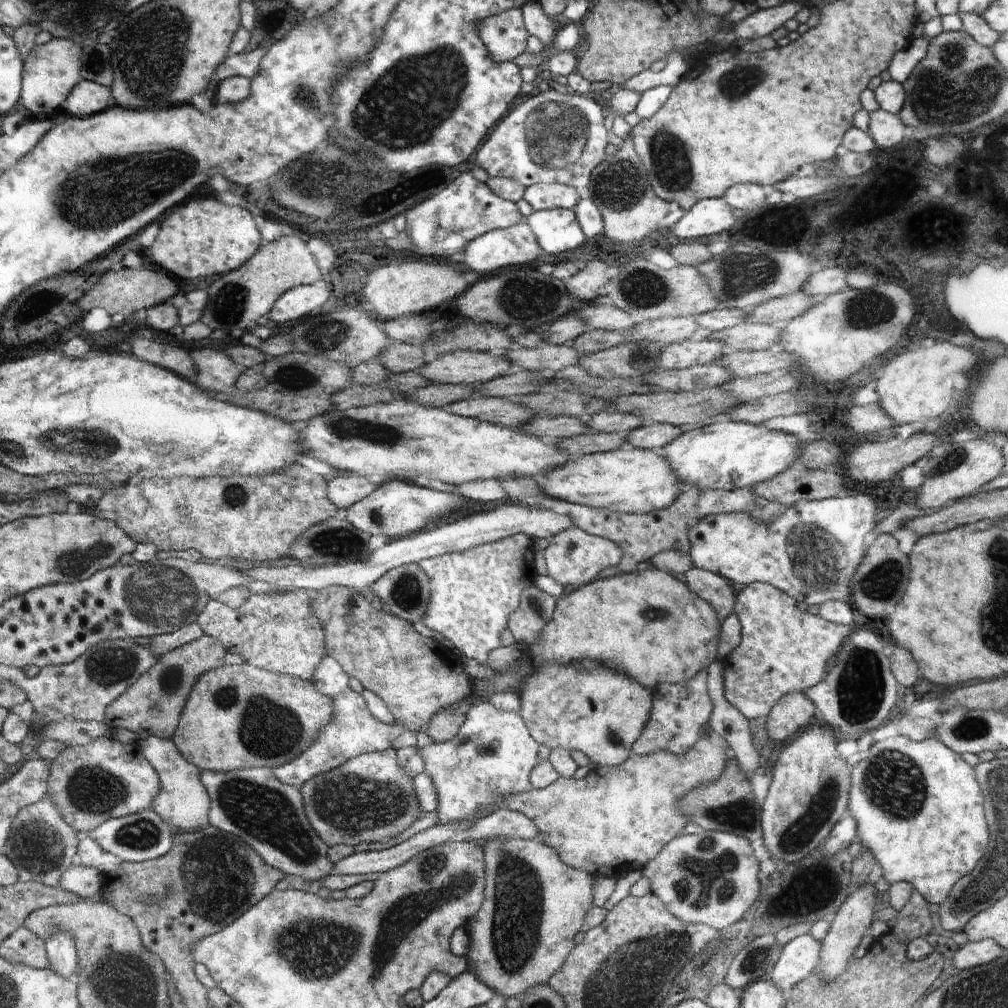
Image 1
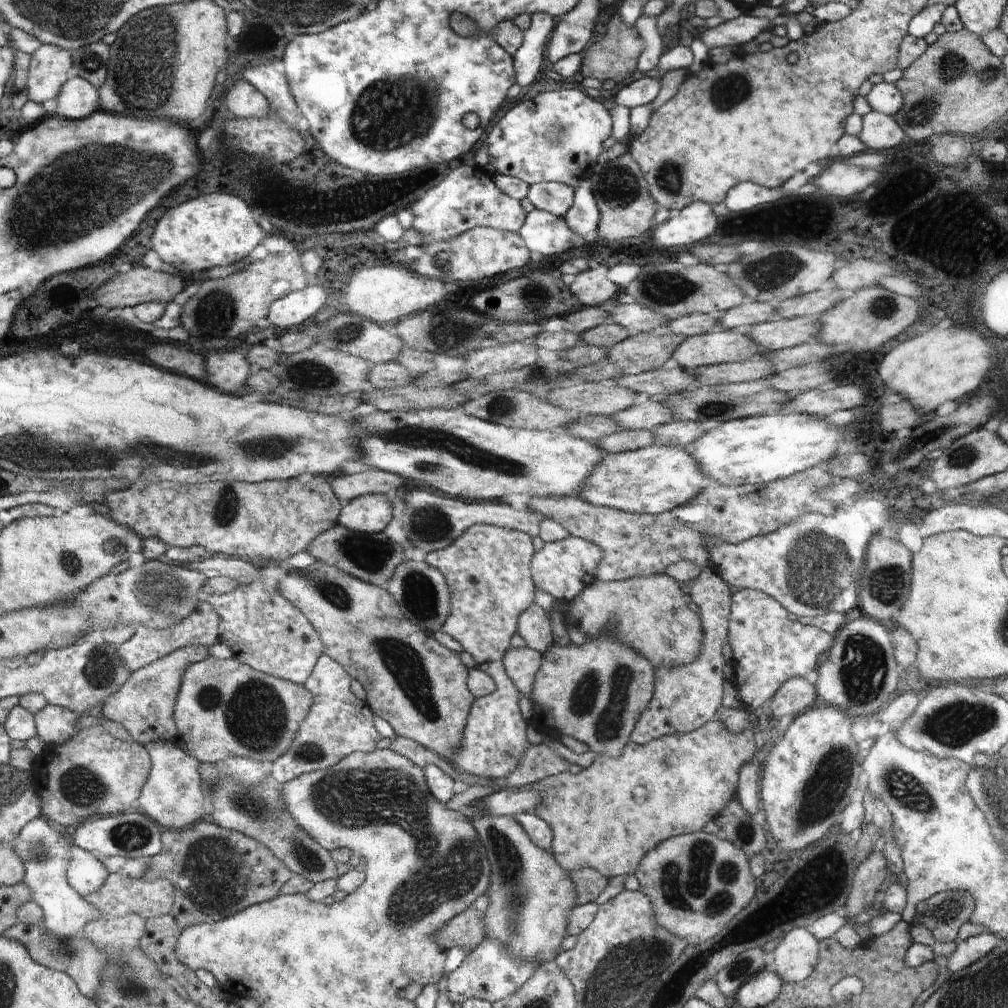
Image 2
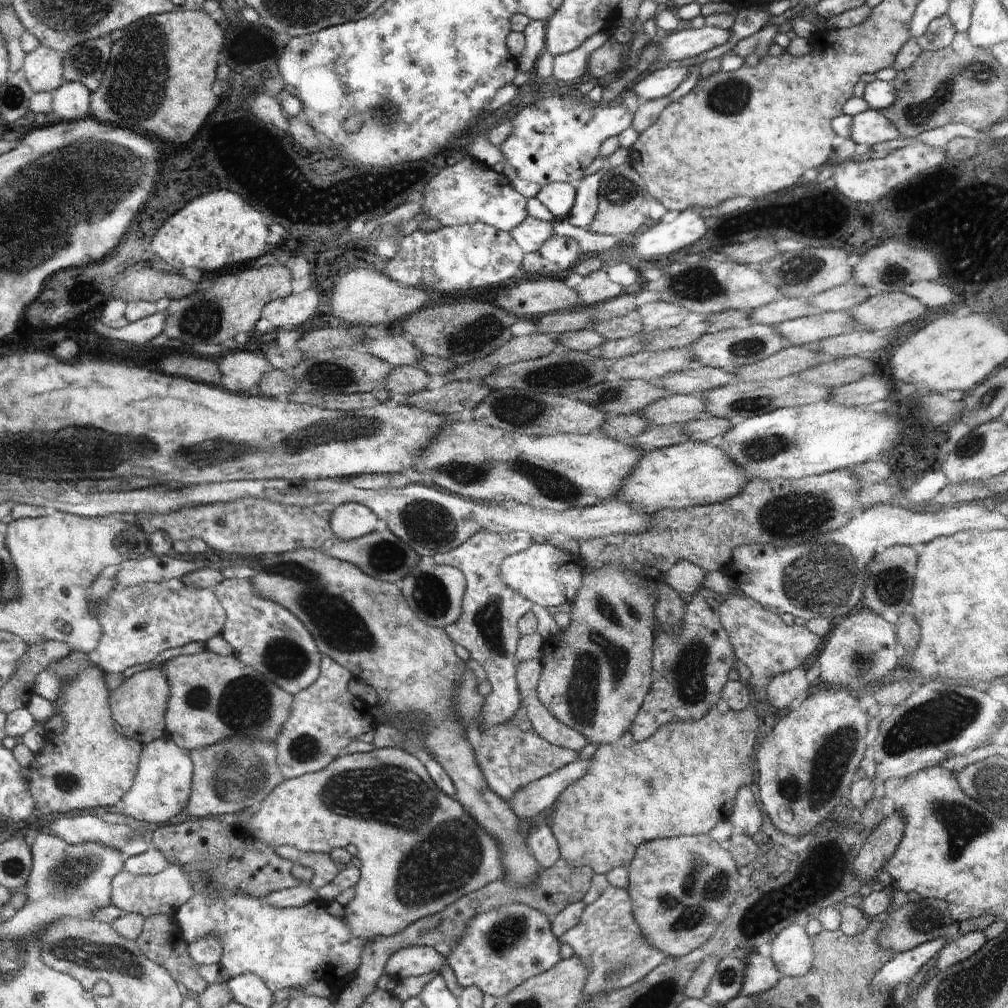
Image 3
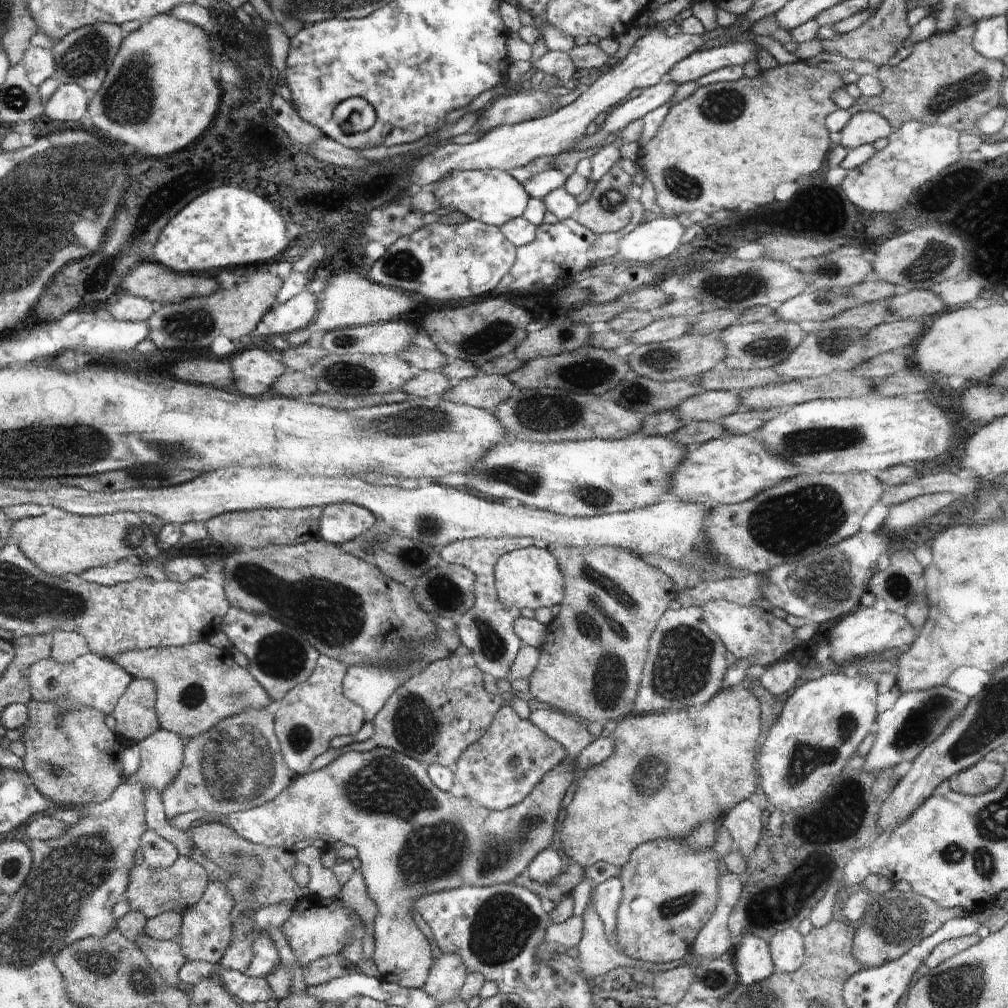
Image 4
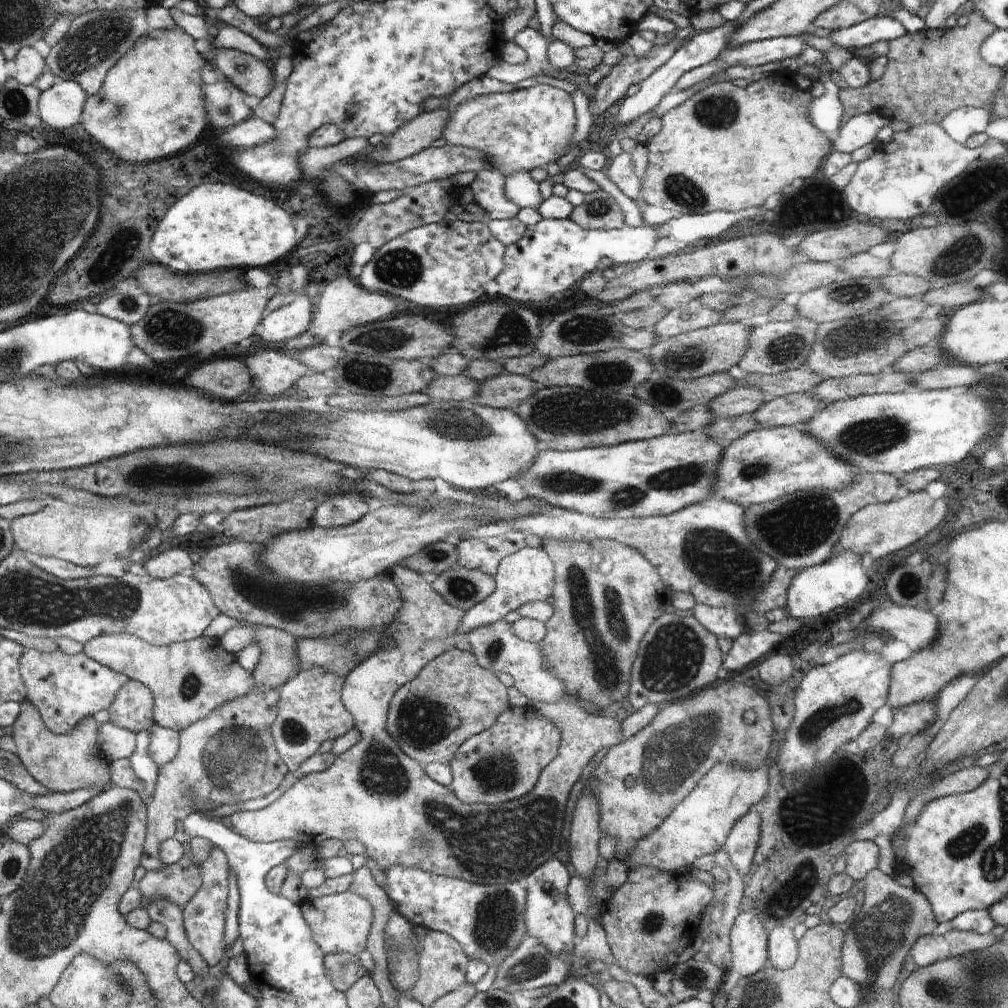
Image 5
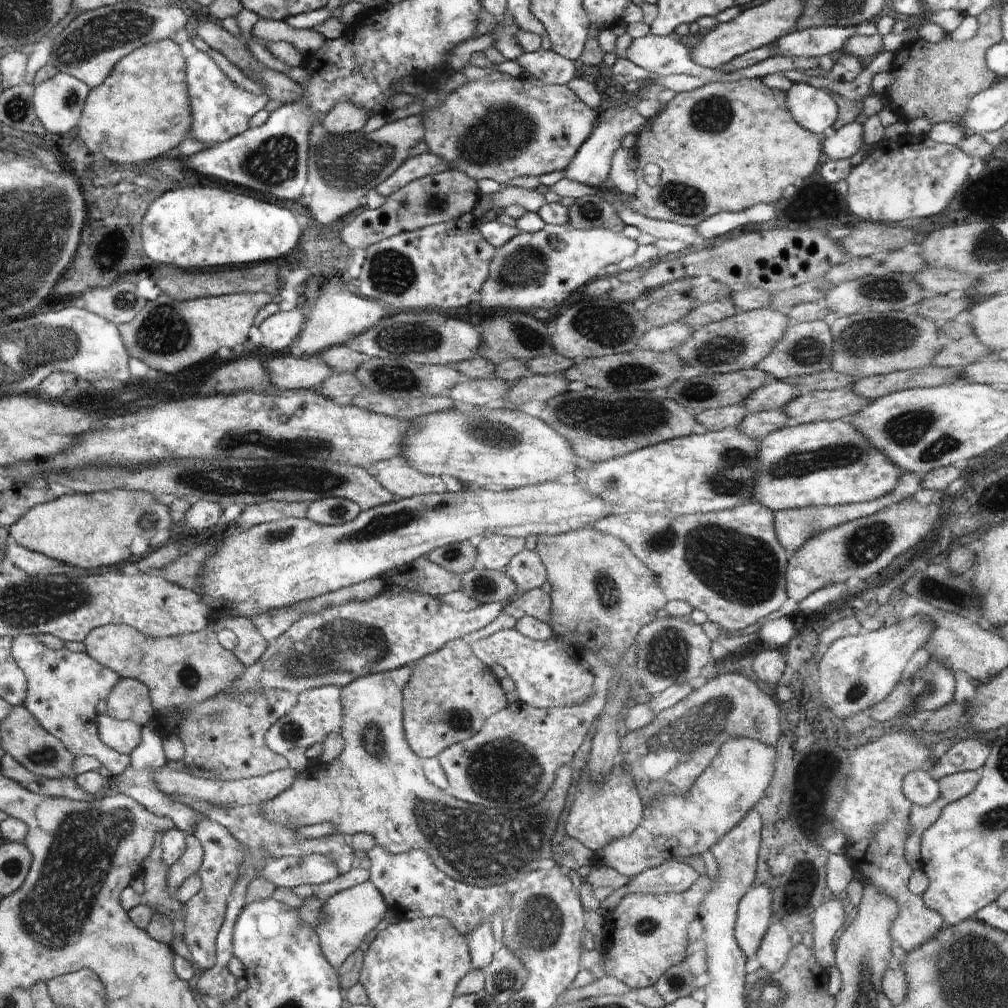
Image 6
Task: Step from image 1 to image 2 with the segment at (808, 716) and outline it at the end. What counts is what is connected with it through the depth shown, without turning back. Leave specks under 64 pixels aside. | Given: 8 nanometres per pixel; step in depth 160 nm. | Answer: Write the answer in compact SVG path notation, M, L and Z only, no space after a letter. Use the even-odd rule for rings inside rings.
M792 677L774 693L768 705L775 718L781 718L785 714L815 709L820 704L815 686L805 678Z

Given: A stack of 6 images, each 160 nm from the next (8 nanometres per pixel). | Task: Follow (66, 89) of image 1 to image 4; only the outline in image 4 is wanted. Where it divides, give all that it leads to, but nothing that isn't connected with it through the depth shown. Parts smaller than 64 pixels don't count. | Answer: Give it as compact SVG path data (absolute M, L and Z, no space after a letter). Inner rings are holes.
M30 46L21 58L21 62L25 66L28 80L37 87L50 79L57 70L52 49Z

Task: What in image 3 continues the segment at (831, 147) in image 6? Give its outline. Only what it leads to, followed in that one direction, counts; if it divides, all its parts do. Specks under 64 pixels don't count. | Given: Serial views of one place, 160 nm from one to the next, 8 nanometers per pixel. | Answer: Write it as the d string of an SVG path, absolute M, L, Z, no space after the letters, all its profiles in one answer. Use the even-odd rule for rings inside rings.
M866 109L852 117L850 138L856 144L868 144L874 147L880 142L890 142L900 137L896 125L879 110Z

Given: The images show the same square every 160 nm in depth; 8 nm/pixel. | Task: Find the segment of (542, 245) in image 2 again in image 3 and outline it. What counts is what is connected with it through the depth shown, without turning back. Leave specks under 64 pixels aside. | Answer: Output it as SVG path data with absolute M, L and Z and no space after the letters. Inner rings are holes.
M526 217L516 229L509 232L521 245L522 250L528 254L536 252L553 237L553 225L551 221L540 220L534 217Z

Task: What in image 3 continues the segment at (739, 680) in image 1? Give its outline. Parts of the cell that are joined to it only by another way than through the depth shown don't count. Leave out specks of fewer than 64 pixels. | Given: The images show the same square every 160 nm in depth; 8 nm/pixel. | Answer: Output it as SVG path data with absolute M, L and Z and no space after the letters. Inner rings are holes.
M734 592L722 601L721 604L722 626L729 631L731 642L737 651L737 657L740 661L742 670L745 673L744 680L748 686L763 686L772 681L772 678L779 674L791 671L792 668L798 668L804 664L804 660L816 652L816 648L820 648L820 638L809 629L808 626L798 626L794 624L786 624L782 621L780 615L775 611L768 610L761 603L756 602L748 595Z

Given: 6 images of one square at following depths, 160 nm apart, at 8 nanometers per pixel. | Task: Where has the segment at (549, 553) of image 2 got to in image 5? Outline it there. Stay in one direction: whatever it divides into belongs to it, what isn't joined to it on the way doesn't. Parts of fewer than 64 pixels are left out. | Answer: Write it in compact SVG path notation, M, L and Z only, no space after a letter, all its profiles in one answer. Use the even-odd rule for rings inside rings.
M522 547L516 553L509 554L498 565L496 578L496 590L484 601L473 605L472 609L465 611L459 624L459 634L463 637L468 631L478 627L492 624L502 620L508 612L518 610L522 605L532 601L546 601L553 591L555 583L555 570L542 548Z

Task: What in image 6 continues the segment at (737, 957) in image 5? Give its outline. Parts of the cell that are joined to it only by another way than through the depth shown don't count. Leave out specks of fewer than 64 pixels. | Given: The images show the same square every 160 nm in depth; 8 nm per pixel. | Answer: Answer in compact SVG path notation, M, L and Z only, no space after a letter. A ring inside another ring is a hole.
M764 885L750 888L739 902L735 936L745 957L752 958L752 962L768 932L772 904L770 888Z

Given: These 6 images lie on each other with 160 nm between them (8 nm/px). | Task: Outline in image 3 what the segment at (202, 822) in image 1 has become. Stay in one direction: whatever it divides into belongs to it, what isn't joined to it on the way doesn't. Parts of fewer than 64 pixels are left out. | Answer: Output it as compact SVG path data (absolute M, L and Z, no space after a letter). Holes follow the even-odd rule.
M160 737L145 744L141 768L132 788L122 797L123 812L134 820L147 820L152 824L168 824L182 818L189 801L193 781L193 762L190 750L176 746L168 737Z

